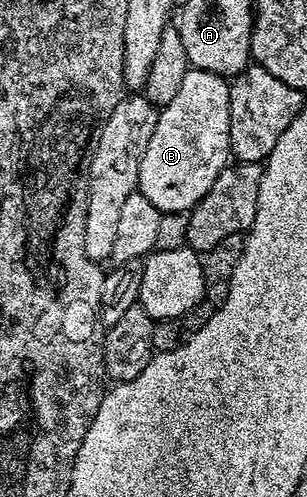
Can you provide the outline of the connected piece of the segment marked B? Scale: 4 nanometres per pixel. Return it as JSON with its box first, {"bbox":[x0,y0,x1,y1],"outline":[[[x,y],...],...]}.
{"bbox":[137,67,230,214],"outline":[[[191,67],[179,83],[175,99],[158,112],[151,143],[147,143],[143,163],[139,163],[137,187],[162,214],[188,214],[230,164],[229,86],[221,74]]]}

